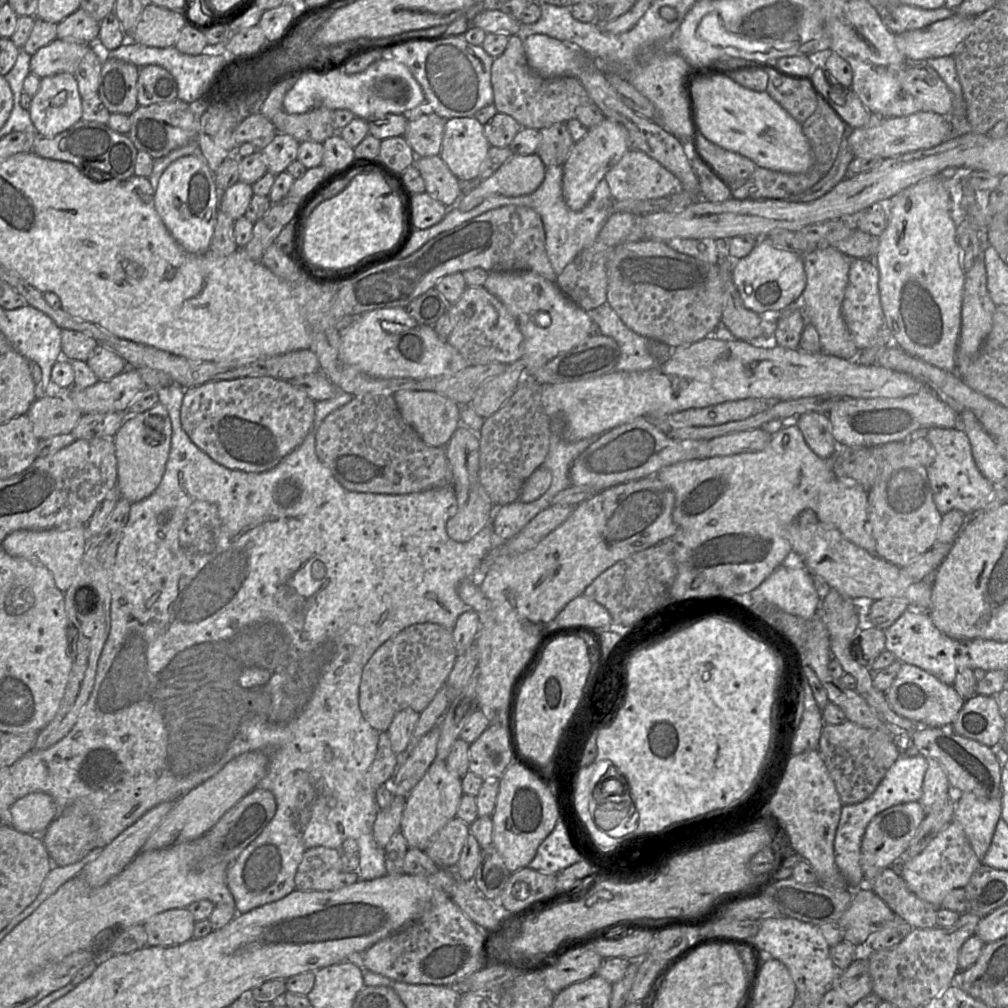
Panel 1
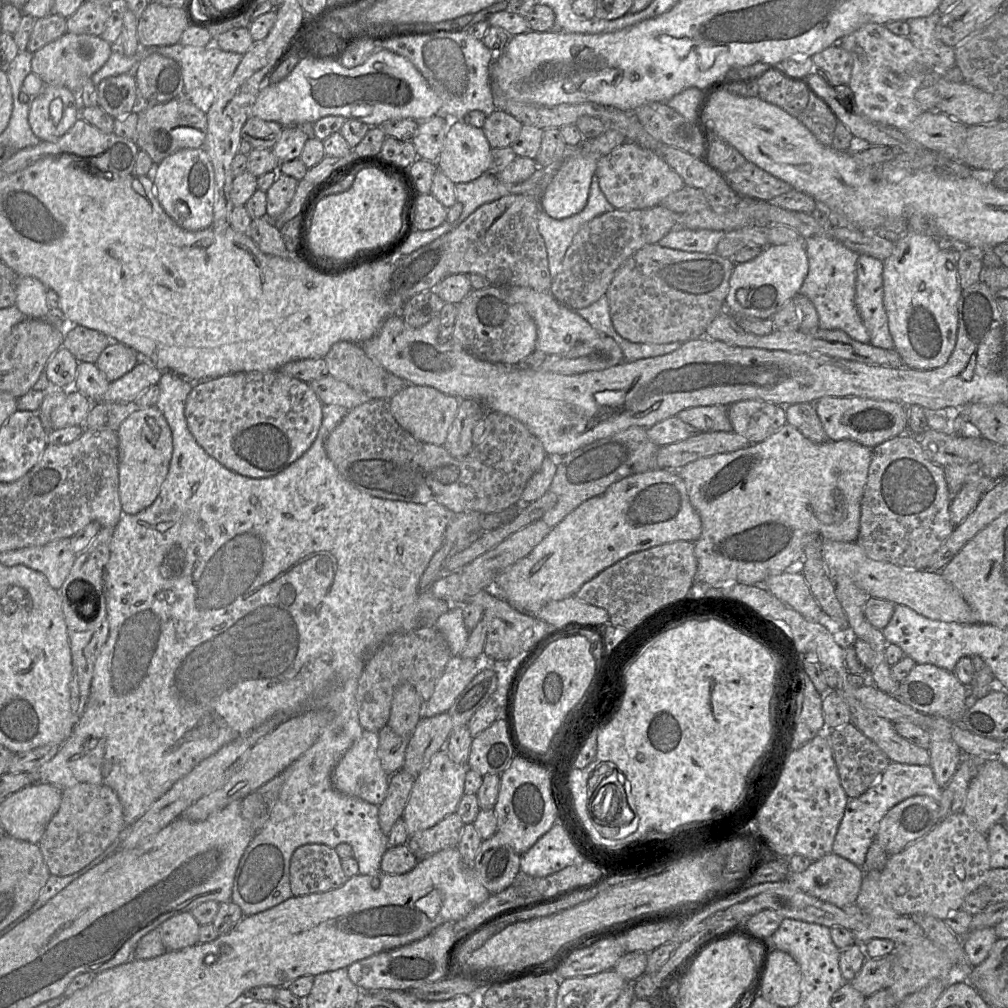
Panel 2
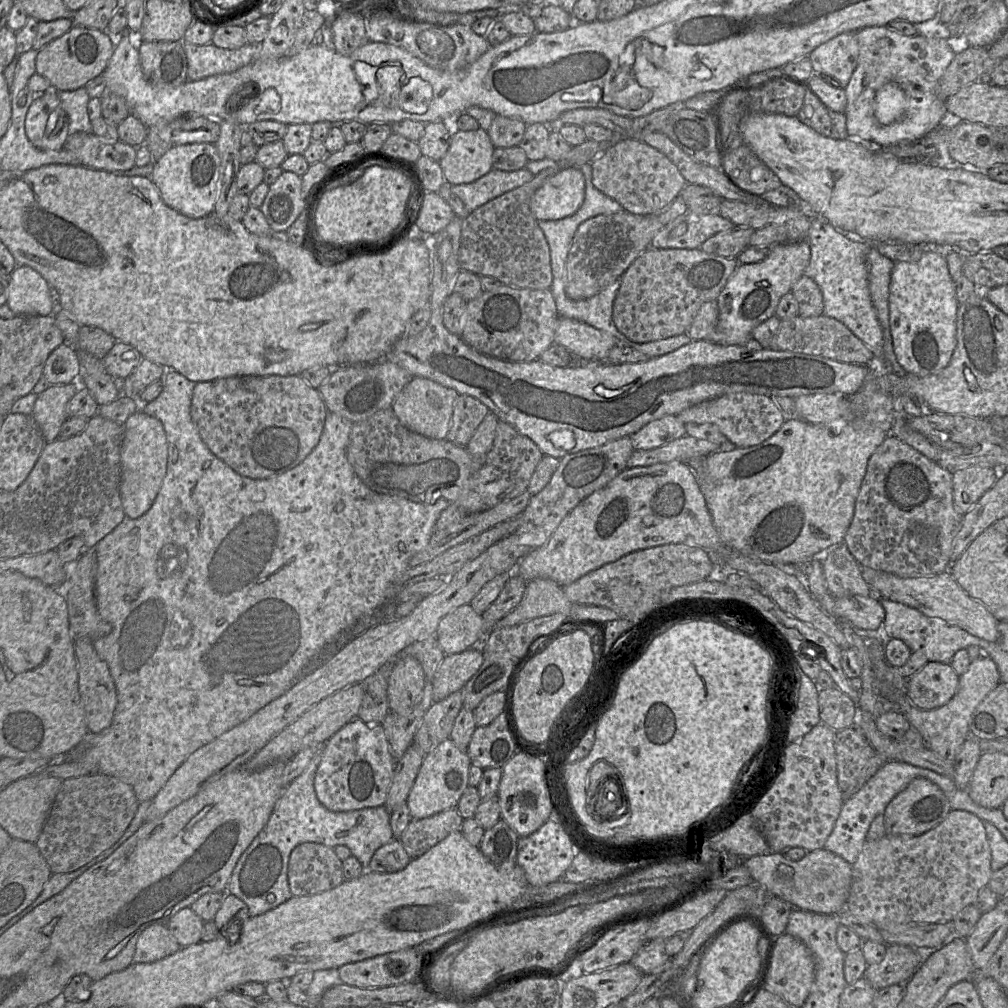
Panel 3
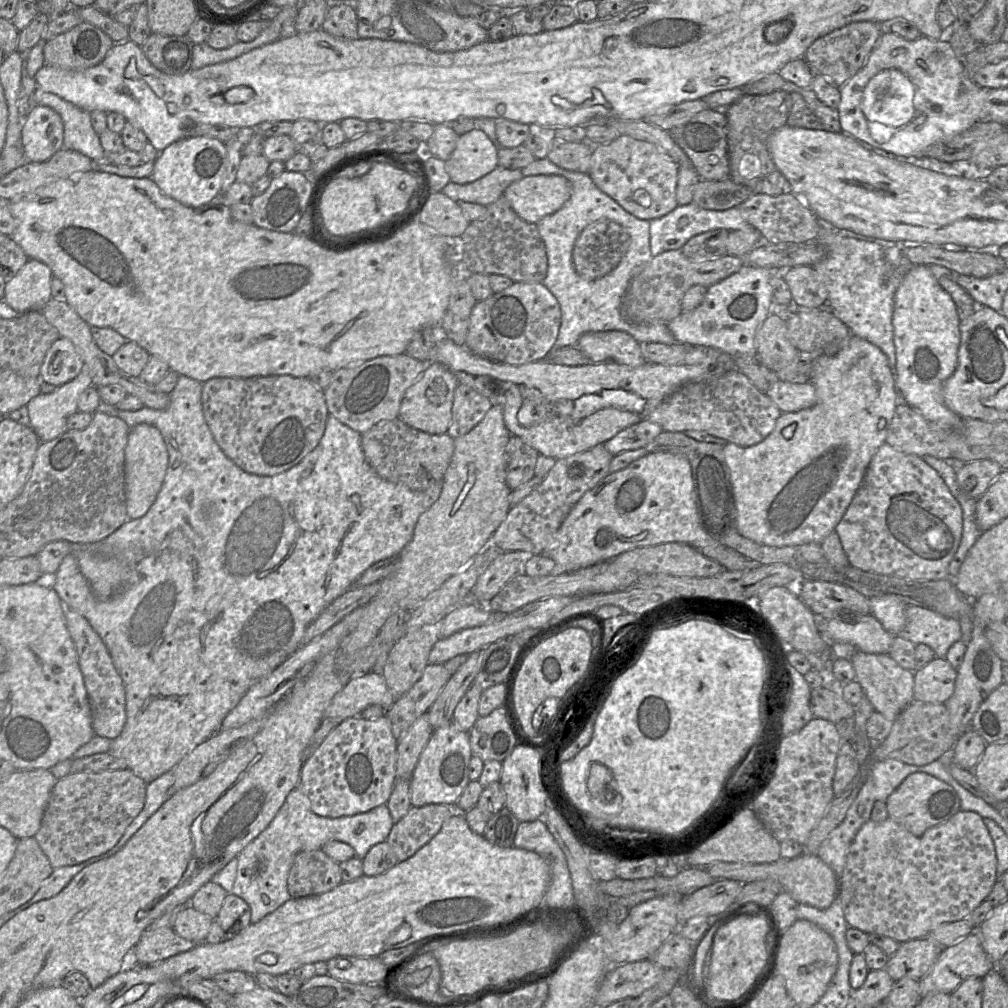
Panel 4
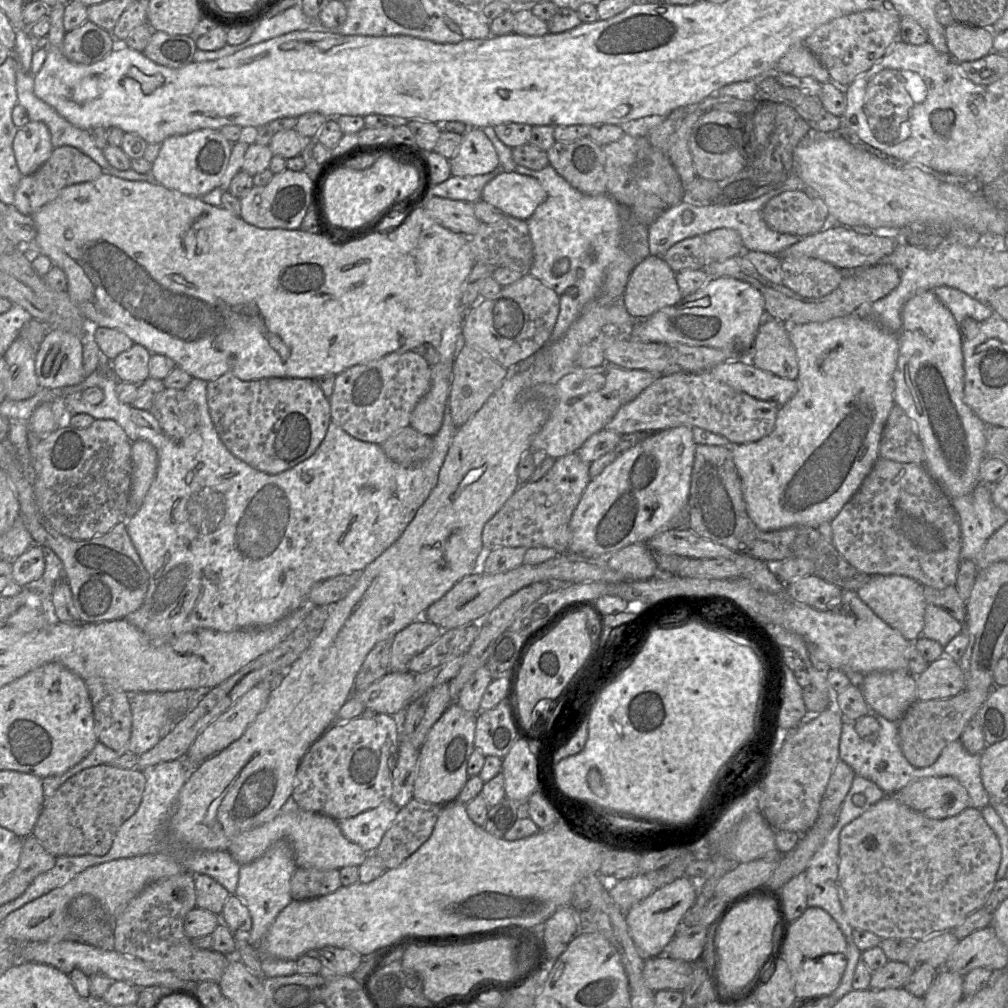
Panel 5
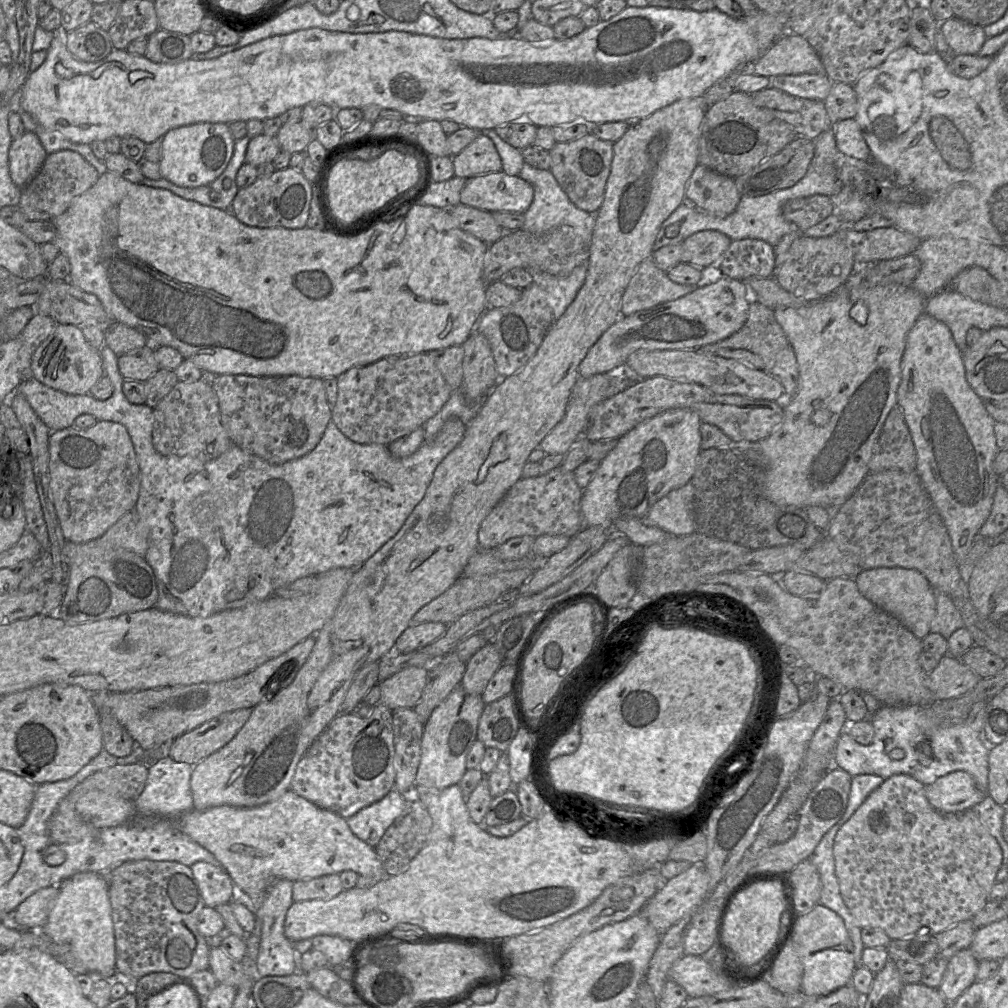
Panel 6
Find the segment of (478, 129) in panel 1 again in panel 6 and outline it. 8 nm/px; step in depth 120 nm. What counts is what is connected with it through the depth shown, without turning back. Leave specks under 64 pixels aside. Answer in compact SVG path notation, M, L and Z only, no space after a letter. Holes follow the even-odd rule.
M484 133L453 156L452 161L454 176L465 179L502 171L500 155L493 141Z

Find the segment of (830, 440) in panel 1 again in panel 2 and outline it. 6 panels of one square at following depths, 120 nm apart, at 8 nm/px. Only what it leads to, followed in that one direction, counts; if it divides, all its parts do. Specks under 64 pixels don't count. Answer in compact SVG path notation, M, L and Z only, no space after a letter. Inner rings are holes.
M793 403L785 408L786 421L797 428L814 443L823 443L828 439L813 404Z

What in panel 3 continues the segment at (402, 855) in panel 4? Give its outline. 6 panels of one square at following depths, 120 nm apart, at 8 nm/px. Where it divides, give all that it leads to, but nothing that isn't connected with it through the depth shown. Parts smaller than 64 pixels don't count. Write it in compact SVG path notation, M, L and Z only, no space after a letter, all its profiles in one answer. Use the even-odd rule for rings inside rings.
M450 808L426 818L411 819L398 840L411 859L427 852L450 833L461 831L464 819L457 808Z

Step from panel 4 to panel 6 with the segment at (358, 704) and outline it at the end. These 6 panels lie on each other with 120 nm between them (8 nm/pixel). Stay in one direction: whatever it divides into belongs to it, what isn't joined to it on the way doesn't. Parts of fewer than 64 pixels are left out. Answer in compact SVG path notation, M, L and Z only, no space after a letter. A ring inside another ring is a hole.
M411 666L380 681L380 703L391 710L414 708L427 682L428 666Z

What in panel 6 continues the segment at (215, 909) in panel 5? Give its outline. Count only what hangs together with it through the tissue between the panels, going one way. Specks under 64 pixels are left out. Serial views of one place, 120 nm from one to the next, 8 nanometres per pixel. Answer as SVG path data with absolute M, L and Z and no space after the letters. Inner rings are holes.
M196 862L190 866L206 907L229 903L237 891L231 878L220 865Z

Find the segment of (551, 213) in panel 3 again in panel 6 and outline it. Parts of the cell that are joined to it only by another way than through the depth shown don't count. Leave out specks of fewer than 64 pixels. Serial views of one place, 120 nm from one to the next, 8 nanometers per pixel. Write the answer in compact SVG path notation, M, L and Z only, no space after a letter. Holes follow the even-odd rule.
M503 171L479 175L467 179L460 193L460 203L490 213L514 212L525 214L534 198L532 185L520 176L507 175Z

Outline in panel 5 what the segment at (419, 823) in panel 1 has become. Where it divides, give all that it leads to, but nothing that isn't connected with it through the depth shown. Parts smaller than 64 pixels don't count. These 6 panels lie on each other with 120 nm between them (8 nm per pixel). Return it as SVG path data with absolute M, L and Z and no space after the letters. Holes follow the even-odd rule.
M452 702L428 731L419 749L417 776L413 798L427 803L443 805L458 798L469 776L467 766L475 749L477 713L469 712Z

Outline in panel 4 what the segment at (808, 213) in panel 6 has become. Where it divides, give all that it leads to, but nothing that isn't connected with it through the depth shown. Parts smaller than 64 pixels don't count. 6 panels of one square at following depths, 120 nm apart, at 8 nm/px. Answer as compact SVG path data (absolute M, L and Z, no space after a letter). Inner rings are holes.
M793 193L776 196L754 194L736 207L742 217L761 233L763 239L776 245L815 241L821 226L817 216Z

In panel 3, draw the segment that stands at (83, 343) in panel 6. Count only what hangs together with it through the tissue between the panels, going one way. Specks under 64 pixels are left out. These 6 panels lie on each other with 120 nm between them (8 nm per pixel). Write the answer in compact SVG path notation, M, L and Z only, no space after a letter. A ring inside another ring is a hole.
M62 343L48 356L42 374L51 385L79 382L81 361L78 351L72 345Z

